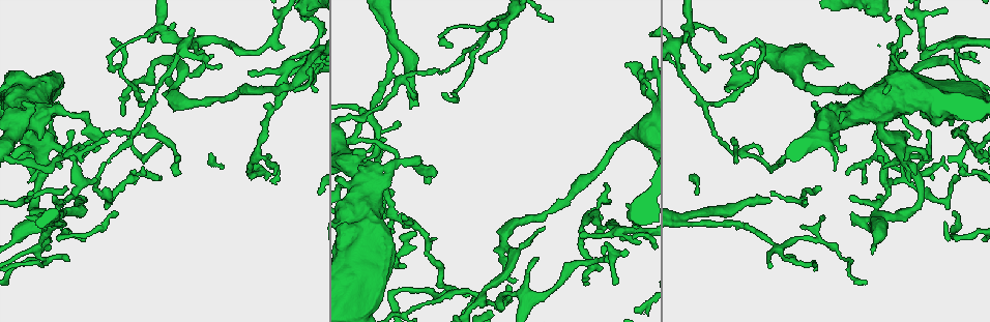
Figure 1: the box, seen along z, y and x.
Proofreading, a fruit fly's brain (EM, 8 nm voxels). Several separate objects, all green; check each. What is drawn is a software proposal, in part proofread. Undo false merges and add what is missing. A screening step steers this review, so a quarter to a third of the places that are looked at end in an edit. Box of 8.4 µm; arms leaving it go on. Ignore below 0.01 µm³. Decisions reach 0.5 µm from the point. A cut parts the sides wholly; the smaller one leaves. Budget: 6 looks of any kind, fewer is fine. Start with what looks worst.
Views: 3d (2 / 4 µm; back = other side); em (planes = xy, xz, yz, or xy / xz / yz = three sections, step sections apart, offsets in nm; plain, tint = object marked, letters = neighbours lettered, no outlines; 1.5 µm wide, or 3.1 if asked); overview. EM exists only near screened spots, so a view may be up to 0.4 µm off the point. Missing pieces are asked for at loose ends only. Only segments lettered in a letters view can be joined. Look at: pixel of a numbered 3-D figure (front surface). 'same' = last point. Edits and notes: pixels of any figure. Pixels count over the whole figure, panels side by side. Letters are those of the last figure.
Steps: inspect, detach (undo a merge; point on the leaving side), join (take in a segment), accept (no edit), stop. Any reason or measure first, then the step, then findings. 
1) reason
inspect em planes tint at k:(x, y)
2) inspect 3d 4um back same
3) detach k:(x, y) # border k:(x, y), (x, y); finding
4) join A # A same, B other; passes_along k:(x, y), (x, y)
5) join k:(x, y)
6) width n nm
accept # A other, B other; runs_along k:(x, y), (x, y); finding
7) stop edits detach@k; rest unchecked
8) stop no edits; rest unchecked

branch point
inspect em xy step 4 tint at 1:(288, 69)

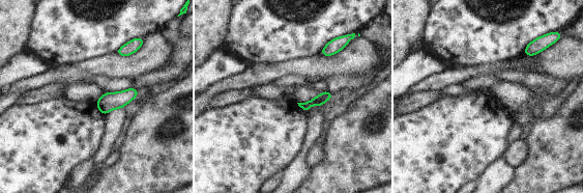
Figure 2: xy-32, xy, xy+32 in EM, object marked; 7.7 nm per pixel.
inspect em xz step 8 tint same

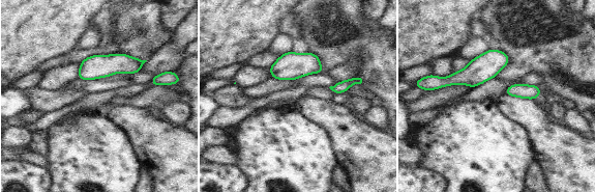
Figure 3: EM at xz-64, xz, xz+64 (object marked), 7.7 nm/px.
inspect em xz step 8 letters same

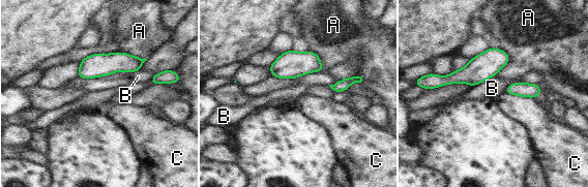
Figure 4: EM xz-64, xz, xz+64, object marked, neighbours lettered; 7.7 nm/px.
width 180 nm
accept # A other, B other, C other; runs_along 4:(506, 57), (472, 74), (437, 78); all the same neuron

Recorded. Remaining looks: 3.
an open end
inspect em planes plain at 1:(62, 148)

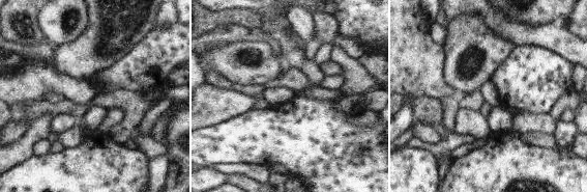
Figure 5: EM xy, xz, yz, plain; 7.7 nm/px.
what lies round it
inspect em planes letters same

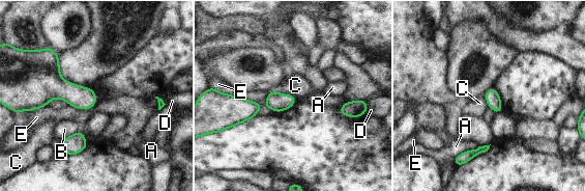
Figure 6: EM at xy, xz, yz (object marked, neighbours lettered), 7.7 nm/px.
accept # A other, B other, C other, D other, E other; border 6:(275, 90), (290, 93), (296, 99); no lettered segment goes on from it

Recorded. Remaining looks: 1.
abrupt turn
inspect em planes letters at 1:(440, 282)

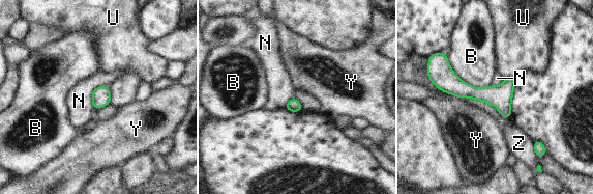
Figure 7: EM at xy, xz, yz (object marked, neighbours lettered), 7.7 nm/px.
longest_contact B 420 nm
accept # B other, N other, U other, Y other, Z other; border 7:(108, 86), (92, 91), (94, 110); all the same neuron

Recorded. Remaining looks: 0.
stop no edits; rest unchecked

